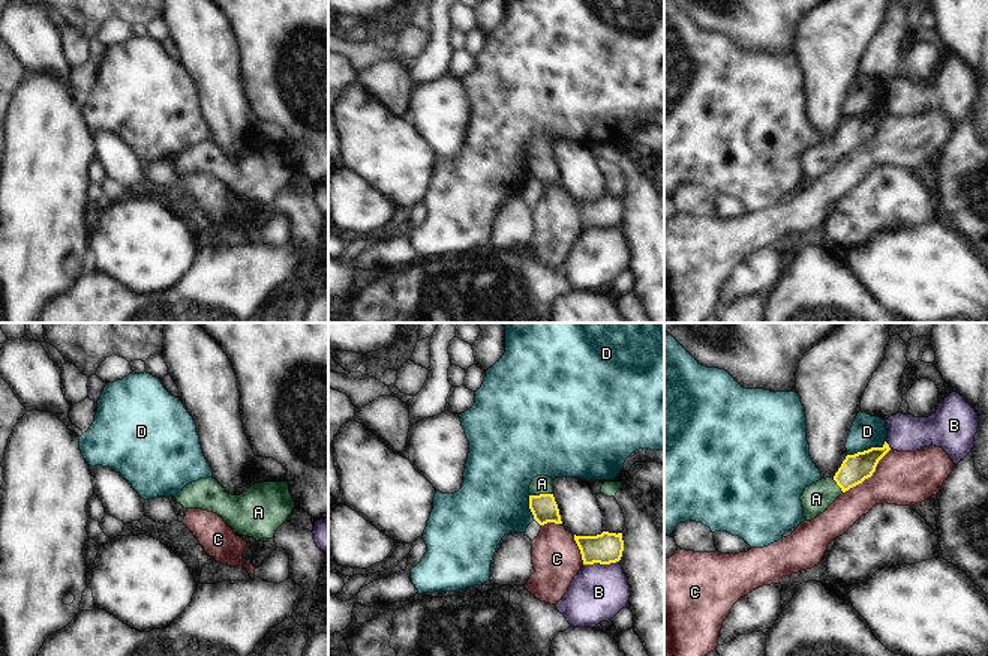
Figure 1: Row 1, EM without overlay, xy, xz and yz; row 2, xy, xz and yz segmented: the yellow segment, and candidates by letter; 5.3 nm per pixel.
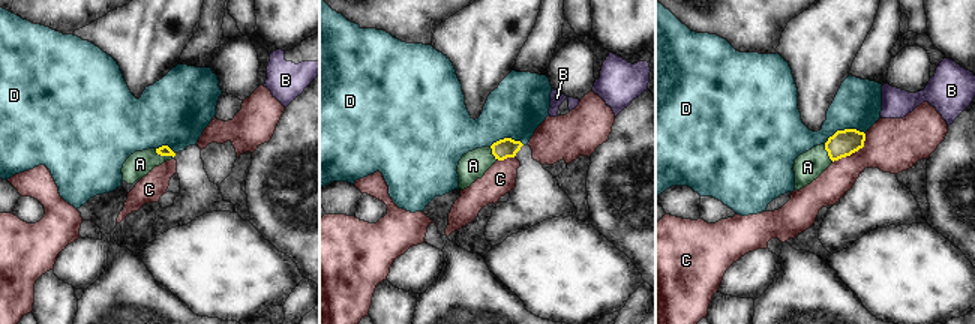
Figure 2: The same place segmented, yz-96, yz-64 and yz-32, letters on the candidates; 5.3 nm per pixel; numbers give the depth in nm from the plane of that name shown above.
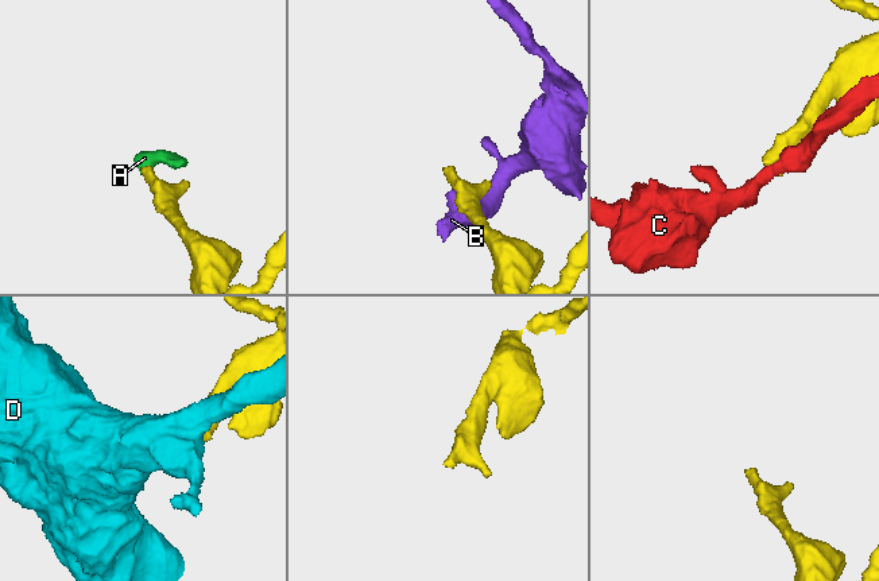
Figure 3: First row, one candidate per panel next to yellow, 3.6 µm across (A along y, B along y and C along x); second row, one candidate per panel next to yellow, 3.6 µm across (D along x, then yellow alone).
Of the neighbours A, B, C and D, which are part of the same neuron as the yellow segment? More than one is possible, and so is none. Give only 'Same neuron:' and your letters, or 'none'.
Same neuron: A.

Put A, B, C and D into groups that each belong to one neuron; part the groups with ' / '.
A / B / C / D

